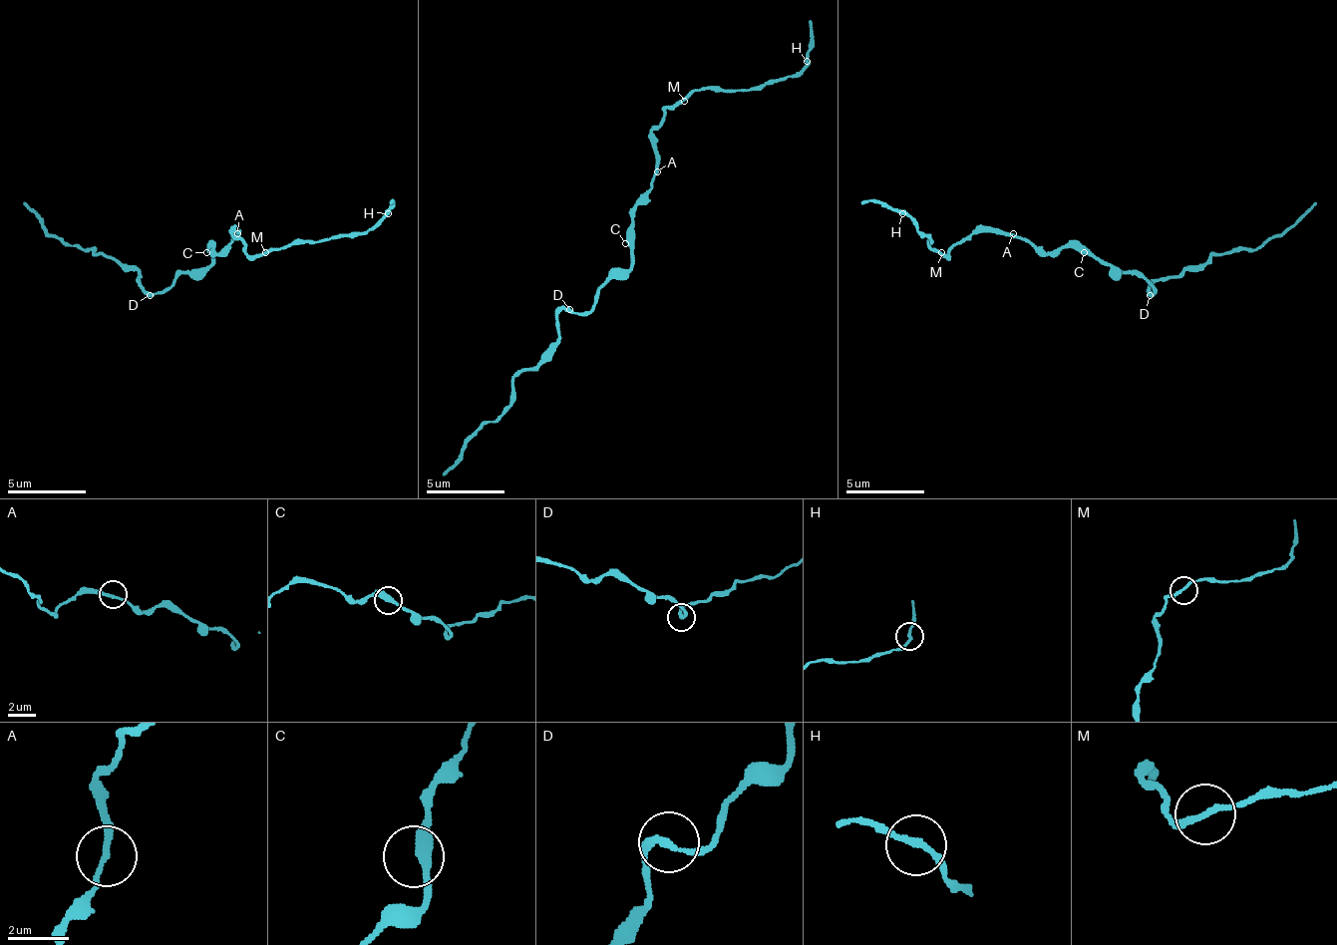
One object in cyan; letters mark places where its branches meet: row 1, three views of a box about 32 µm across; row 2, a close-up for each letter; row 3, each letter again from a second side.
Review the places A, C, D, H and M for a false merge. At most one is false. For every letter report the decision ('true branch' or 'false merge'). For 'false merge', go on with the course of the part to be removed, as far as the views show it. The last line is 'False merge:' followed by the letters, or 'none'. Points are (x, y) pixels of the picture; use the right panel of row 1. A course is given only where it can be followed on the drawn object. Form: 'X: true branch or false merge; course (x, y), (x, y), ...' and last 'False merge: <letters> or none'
A: true branch
C: true branch
D: true branch
H: true branch
M: true branch
False merge: none

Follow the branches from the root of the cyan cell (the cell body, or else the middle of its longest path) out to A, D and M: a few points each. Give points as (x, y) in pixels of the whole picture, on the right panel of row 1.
A: (1084, 248), (1052, 248), (1048, 252), (1040, 252), (1029, 241), (1013, 233)
D: (1084, 248), (1120, 272), (1143, 276), (1155, 288), (1151, 296)
M: (1084, 248), (1052, 248), (1048, 252), (1040, 252), (1029, 241), (1009, 233), (969, 233), (945, 256), (941, 252)

